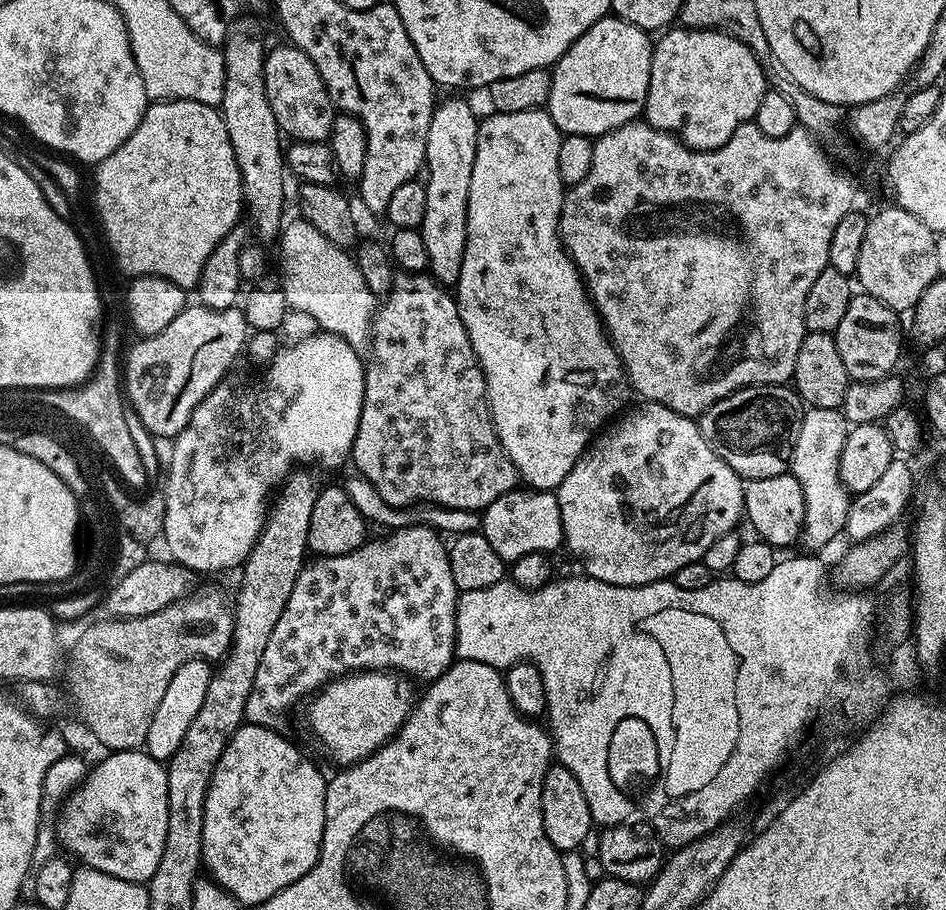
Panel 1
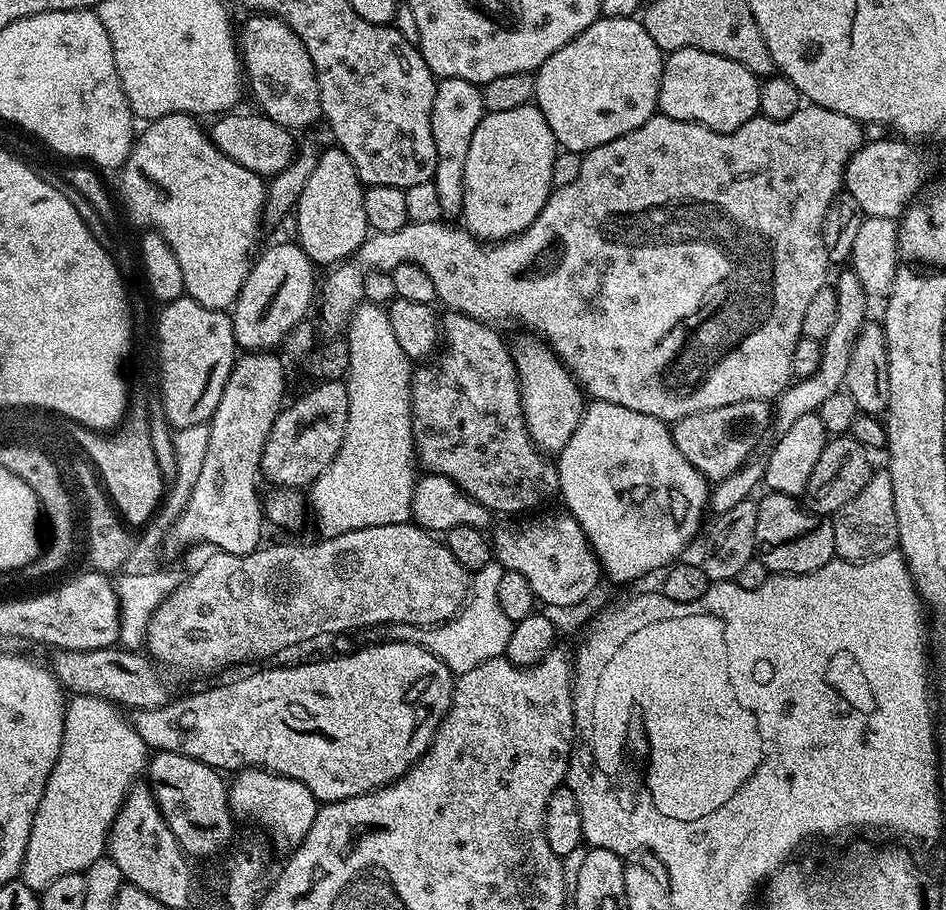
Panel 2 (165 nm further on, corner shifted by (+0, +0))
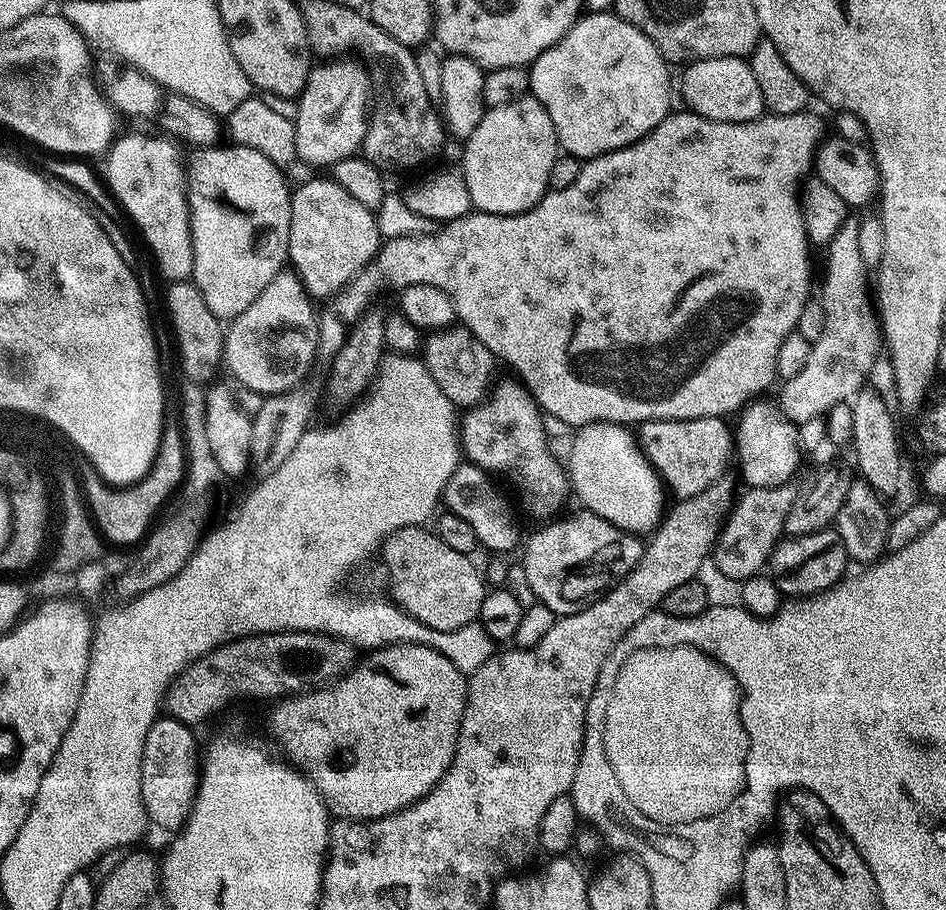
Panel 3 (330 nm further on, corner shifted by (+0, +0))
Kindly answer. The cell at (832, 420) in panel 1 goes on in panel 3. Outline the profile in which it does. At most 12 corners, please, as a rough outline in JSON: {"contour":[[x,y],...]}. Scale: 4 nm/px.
{"contour":[[775,403],[734,424],[748,488],[785,486],[800,468],[800,430]]}

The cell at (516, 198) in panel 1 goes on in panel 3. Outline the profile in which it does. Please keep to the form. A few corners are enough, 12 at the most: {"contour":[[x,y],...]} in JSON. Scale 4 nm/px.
{"contour":[[529,94],[463,141],[473,209],[513,216],[549,191],[554,122]]}

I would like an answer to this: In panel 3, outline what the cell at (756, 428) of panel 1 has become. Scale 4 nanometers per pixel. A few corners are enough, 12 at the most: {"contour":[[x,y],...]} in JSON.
{"contour":[[722,416],[645,420],[638,443],[689,500],[729,471]]}

